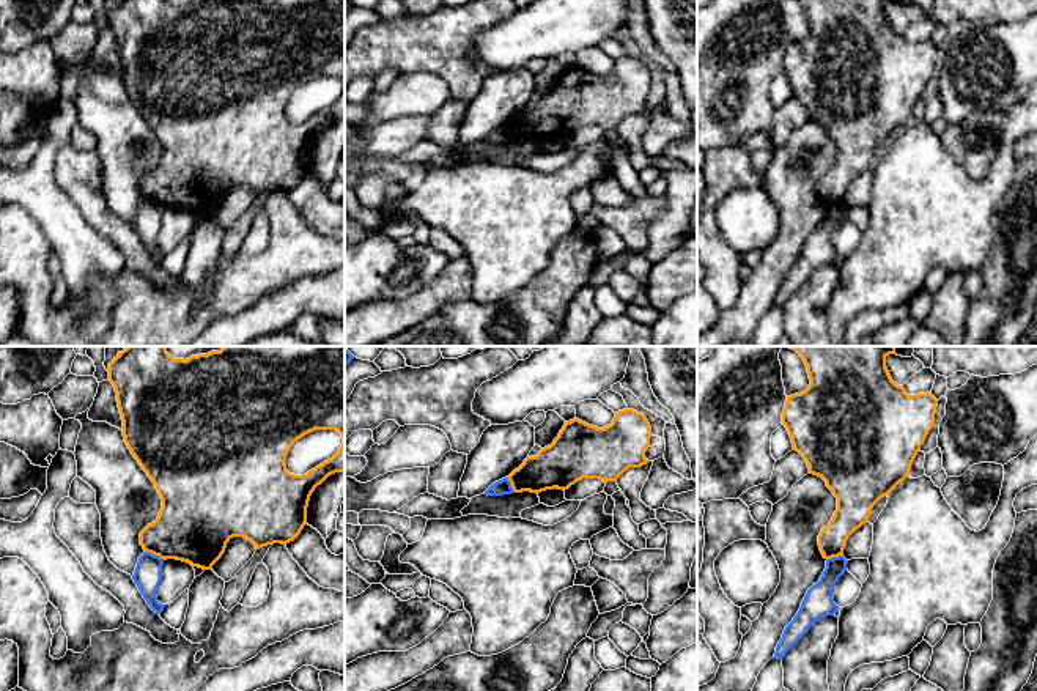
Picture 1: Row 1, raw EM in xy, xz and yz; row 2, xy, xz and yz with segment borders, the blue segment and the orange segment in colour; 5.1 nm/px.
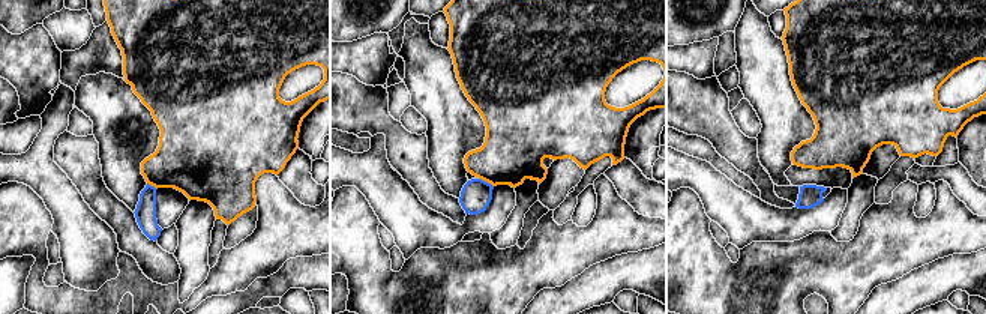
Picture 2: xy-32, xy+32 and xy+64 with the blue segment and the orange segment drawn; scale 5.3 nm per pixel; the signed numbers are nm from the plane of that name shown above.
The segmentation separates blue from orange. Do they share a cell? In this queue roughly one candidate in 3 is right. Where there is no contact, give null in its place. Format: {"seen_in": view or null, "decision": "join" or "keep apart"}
{"seen_in": "xy", "decision": "keep apart"}

